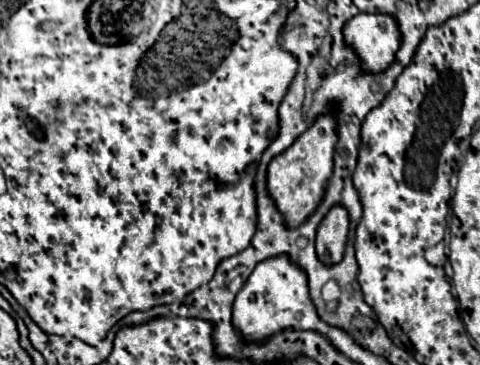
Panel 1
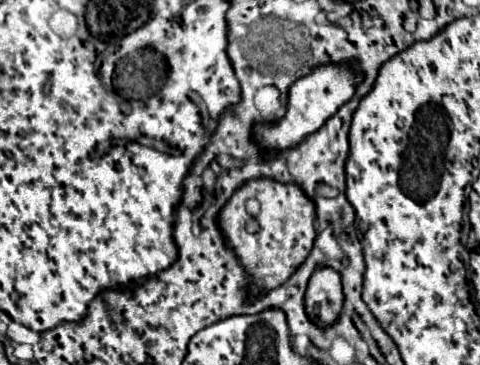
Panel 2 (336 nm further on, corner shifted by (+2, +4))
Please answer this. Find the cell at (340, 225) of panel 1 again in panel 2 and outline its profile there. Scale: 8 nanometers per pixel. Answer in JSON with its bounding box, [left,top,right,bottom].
[306,266,342,326]

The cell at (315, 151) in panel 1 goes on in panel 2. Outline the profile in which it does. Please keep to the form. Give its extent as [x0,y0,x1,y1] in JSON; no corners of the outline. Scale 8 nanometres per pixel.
[220,178,316,292]

